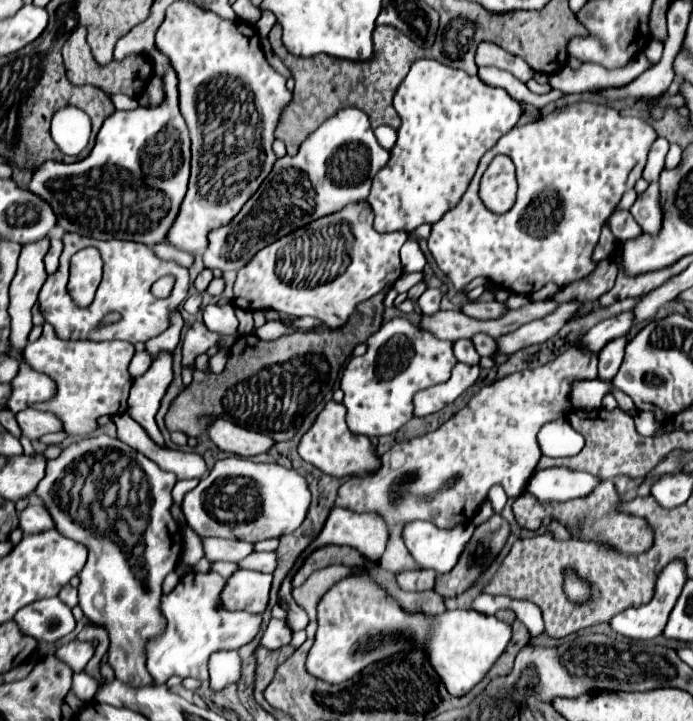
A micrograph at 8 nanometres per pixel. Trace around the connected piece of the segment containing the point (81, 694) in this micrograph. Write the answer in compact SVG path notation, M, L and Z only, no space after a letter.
M80 672L80 674L74 674L74 684L72 684L72 690L74 694L82 700L82 702L92 702L96 690L98 690L98 682L86 674L86 672Z

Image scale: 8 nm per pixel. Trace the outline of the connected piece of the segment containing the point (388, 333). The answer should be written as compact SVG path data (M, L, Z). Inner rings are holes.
M404 316L384 322L366 344L368 352L348 362L340 388L344 392L344 406L348 410L348 428L354 434L380 438L402 428L412 418L412 394L416 390L446 382L458 360L454 356L452 342L436 338L428 330L414 326Z

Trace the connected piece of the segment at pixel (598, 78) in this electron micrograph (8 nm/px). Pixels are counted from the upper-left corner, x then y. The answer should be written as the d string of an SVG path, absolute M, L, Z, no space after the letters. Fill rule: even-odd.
M640 52L636 58L628 62L628 66L606 70L596 64L582 64L578 70L562 68L550 74L550 86L562 92L594 92L594 90L608 90L608 88L622 88L634 82L642 72L652 68L654 64L644 58Z

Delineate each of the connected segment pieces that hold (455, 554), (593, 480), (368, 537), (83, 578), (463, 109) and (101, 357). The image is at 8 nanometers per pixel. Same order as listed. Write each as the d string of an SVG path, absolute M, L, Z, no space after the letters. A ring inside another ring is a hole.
M412 522L403 530L403 540L411 556L422 568L448 574L474 532L474 524L460 530L436 530L430 522Z
M552 468L536 472L528 482L528 492L534 494L540 502L552 500L570 500L582 498L602 482L602 478L588 472L572 472L568 468Z
M332 508L324 530L310 544L308 554L324 546L350 546L366 560L378 564L386 546L386 526L380 516L356 514L344 508Z
M102 434L94 438L84 438L62 450L56 460L48 460L48 474L36 488L36 494L42 498L44 506L56 522L56 530L88 548L88 562L80 572L78 606L90 622L100 624L108 630L108 664L112 666L114 676L130 686L146 686L152 682L144 666L144 644L152 636L160 634L166 626L158 610L162 580L166 578L166 574L176 570L182 556L180 528L170 512L170 492L174 484L174 474L160 470L152 460L122 444L118 438Z
M418 60L412 64L408 76L396 90L394 108L402 120L398 140L390 152L386 168L382 168L372 180L372 192L368 196L368 204L376 216L374 228L378 232L412 232L426 222L438 222L462 200L480 158L494 148L502 134L512 130L522 116L518 102L506 90L486 86L478 76L468 76L462 70L448 68L434 60Z
M44 324L44 332L36 342L26 344L24 360L56 382L56 394L36 404L36 410L54 412L64 422L70 436L90 436L98 430L100 416L116 416L128 410L128 392L132 376L128 372L134 356L134 346L128 342L72 342L56 338L52 326Z

